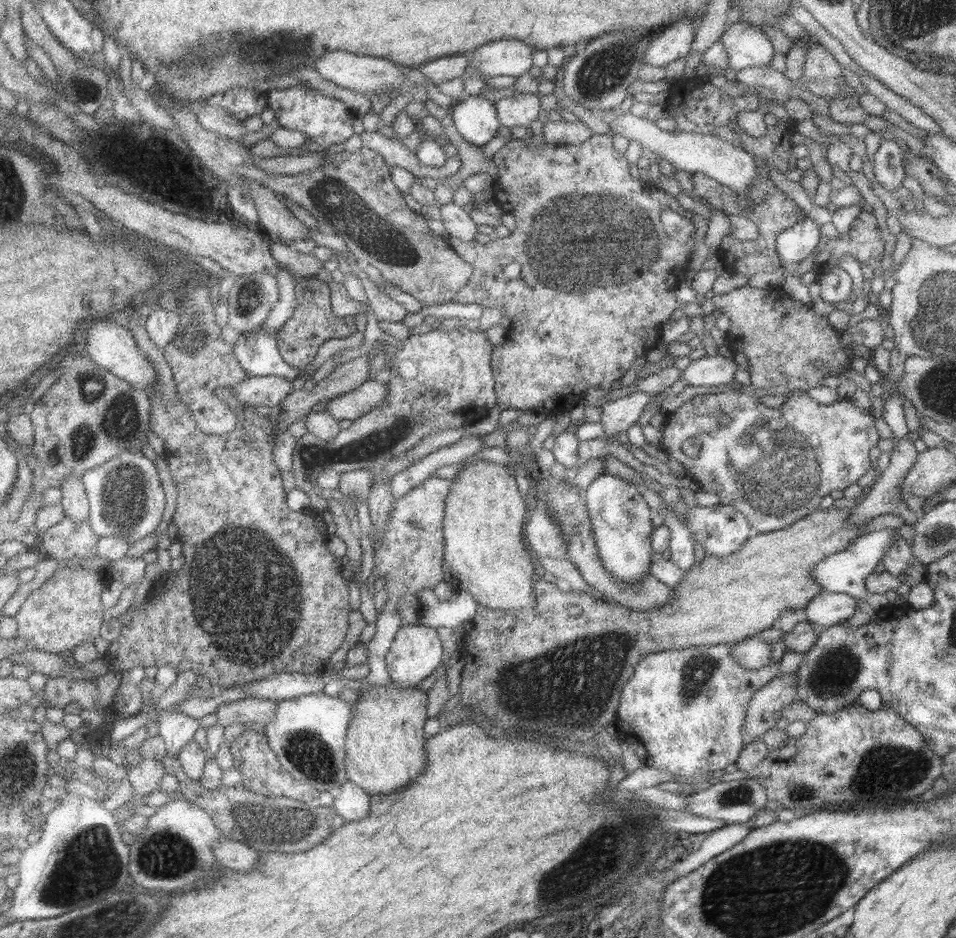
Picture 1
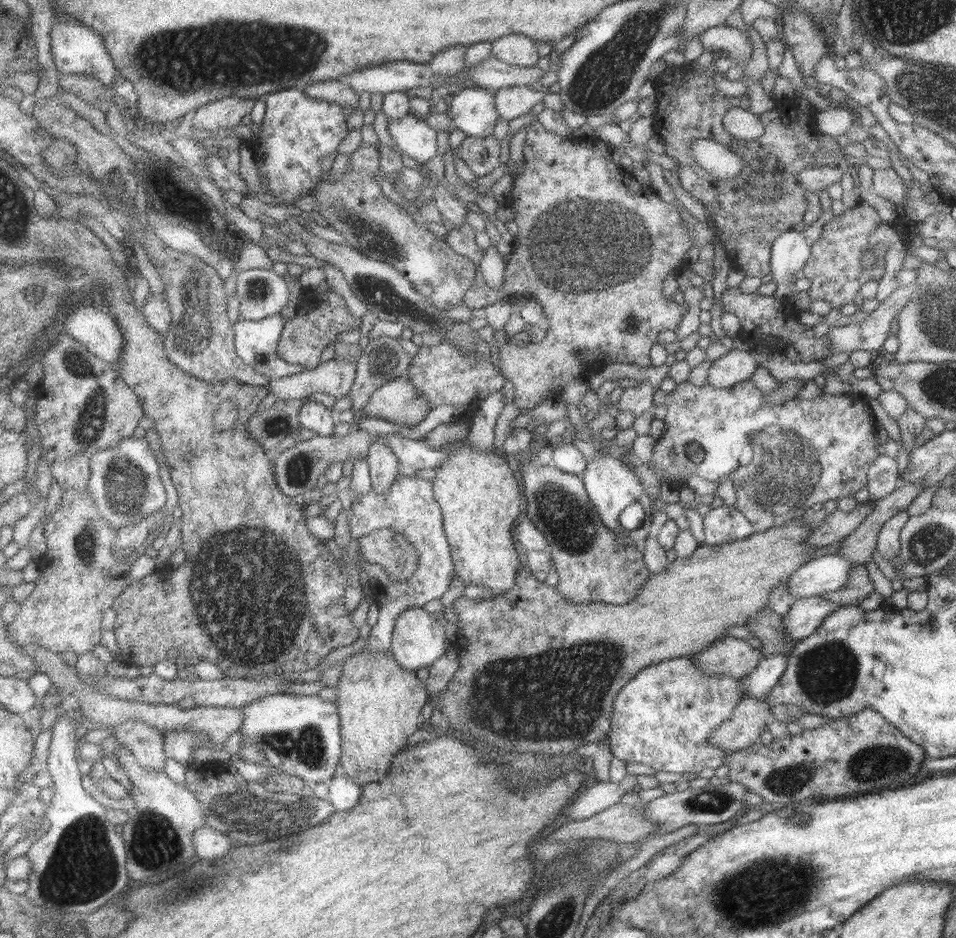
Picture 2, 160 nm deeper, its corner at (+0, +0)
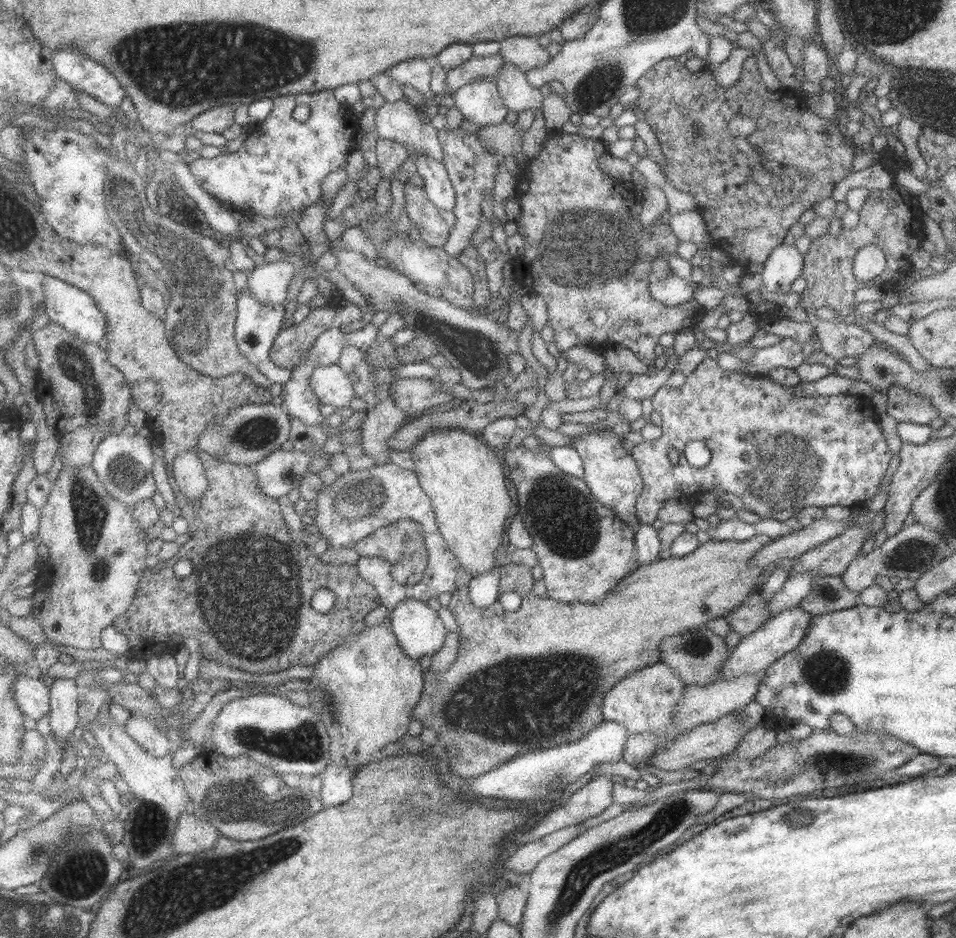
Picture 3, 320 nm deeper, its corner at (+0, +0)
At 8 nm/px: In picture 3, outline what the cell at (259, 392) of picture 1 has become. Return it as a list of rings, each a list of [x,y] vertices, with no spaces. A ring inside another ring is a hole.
[[[336,363],[315,370],[312,387],[323,404],[349,408],[356,394],[351,377]]]

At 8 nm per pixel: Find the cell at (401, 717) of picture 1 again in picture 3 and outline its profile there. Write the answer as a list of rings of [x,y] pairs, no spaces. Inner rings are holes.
[[[387,623],[365,627],[360,633],[344,638],[341,644],[321,655],[313,667],[312,676],[305,679],[308,682],[306,694],[309,696],[309,706],[327,727],[332,740],[330,757],[334,763],[357,772],[375,761],[381,748],[393,744],[409,732],[414,708],[422,700],[424,672],[419,660],[406,653],[394,629]]]

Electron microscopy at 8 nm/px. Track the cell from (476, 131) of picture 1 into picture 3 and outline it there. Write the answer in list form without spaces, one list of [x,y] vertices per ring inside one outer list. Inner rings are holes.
[[[491,77],[476,78],[471,84],[463,86],[457,93],[453,94],[453,98],[455,107],[461,111],[464,118],[476,122],[481,128],[502,123],[510,110],[501,98],[497,81]]]

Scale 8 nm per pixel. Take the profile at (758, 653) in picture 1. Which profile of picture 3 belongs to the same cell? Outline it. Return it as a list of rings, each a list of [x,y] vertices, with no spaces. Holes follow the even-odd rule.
[[[705,626],[662,638],[658,642],[658,662],[668,666],[685,685],[706,685],[718,680],[729,653],[724,648],[724,638],[711,633]]]

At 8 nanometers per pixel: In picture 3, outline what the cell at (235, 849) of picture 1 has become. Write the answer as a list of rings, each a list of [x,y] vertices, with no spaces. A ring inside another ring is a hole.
[[[190,810],[182,812],[178,820],[175,838],[173,838],[174,852],[179,855],[186,855],[206,851],[219,842],[221,835],[222,832],[211,821],[198,817]]]

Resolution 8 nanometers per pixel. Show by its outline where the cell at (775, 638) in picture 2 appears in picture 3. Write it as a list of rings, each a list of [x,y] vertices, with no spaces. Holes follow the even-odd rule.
[[[757,591],[747,595],[746,599],[735,605],[733,610],[722,618],[729,624],[731,631],[744,637],[765,624],[766,620],[771,618],[771,614],[768,614],[766,604]]]

